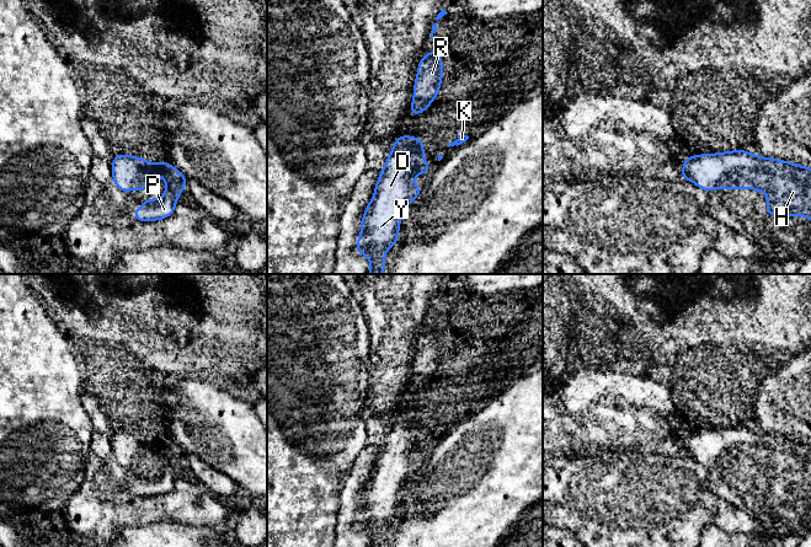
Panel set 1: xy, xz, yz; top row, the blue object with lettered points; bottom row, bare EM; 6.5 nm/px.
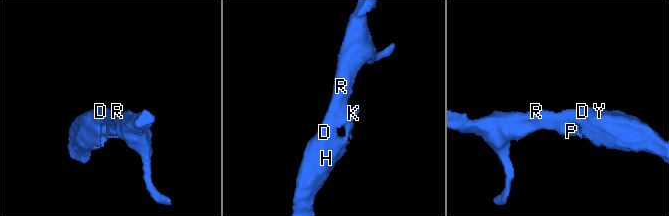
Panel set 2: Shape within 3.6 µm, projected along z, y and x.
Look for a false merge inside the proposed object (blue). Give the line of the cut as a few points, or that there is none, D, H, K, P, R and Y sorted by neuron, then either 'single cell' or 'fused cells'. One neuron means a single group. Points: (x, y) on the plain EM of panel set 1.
no cut | D H K P R Y | single cell

